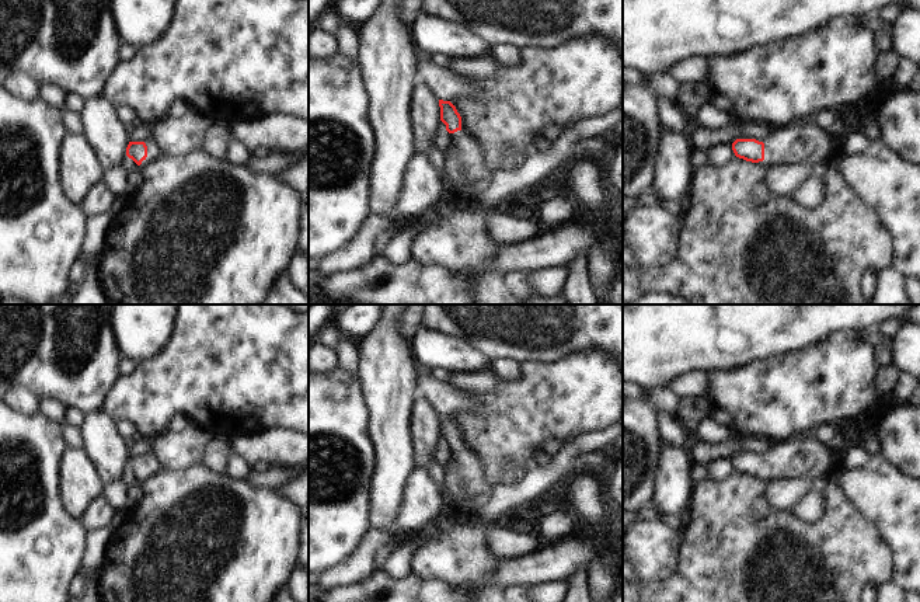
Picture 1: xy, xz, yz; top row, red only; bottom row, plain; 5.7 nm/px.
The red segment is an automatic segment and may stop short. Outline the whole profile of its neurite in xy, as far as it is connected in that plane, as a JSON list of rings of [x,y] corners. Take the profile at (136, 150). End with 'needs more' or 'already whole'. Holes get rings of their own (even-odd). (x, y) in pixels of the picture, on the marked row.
[[[150,140],[149,142],[129,142],[126,147],[126,156],[132,159],[137,166],[142,166],[149,160],[160,157],[161,153]]]; needs more

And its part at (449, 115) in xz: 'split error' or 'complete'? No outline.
split error

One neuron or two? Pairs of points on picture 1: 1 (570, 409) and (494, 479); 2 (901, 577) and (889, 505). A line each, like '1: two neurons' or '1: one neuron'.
1: one neuron
2: one neuron

